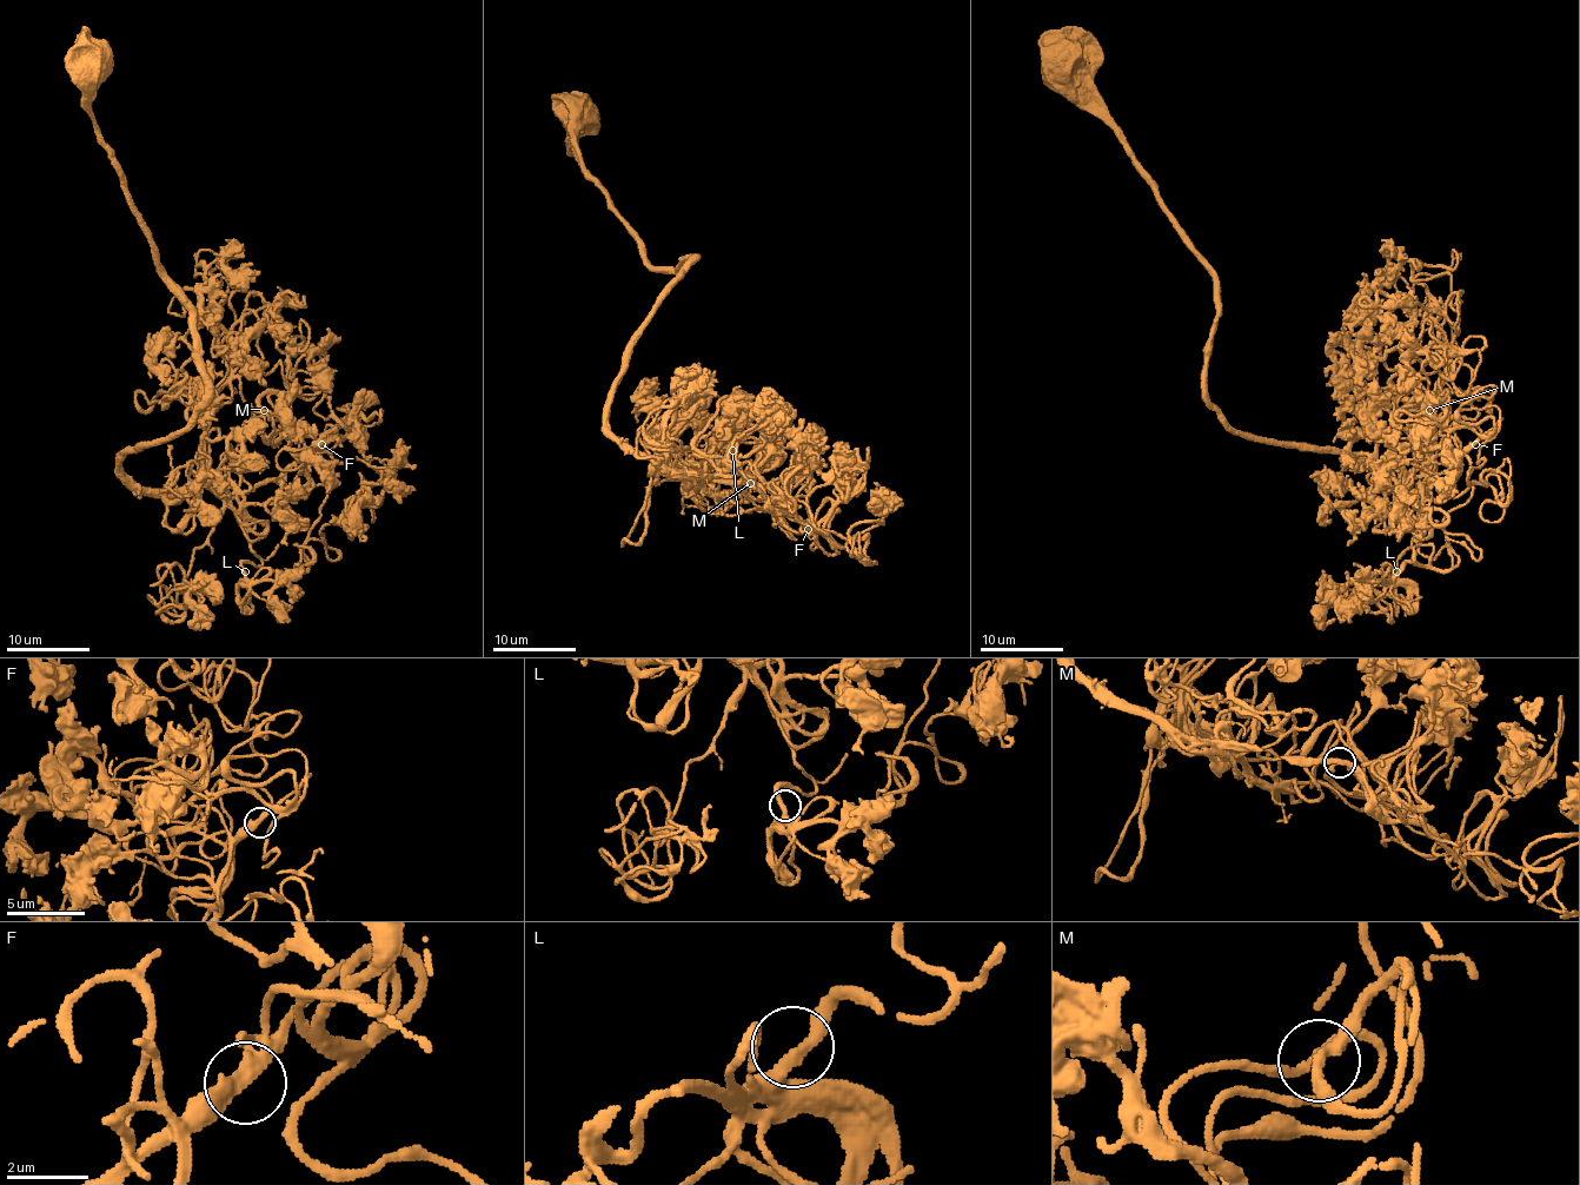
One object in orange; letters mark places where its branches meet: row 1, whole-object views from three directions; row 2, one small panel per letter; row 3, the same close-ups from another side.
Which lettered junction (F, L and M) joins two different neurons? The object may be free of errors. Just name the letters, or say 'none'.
none

